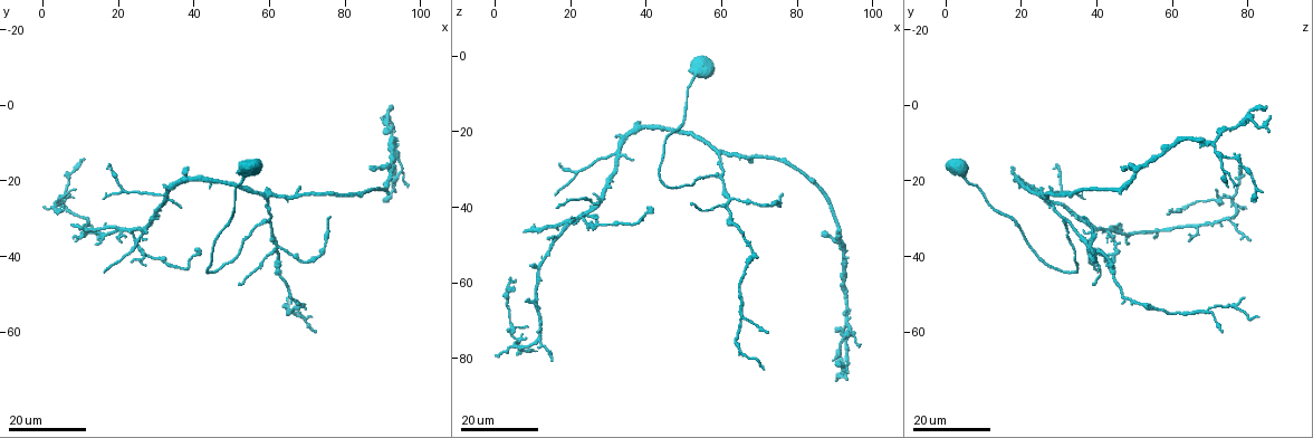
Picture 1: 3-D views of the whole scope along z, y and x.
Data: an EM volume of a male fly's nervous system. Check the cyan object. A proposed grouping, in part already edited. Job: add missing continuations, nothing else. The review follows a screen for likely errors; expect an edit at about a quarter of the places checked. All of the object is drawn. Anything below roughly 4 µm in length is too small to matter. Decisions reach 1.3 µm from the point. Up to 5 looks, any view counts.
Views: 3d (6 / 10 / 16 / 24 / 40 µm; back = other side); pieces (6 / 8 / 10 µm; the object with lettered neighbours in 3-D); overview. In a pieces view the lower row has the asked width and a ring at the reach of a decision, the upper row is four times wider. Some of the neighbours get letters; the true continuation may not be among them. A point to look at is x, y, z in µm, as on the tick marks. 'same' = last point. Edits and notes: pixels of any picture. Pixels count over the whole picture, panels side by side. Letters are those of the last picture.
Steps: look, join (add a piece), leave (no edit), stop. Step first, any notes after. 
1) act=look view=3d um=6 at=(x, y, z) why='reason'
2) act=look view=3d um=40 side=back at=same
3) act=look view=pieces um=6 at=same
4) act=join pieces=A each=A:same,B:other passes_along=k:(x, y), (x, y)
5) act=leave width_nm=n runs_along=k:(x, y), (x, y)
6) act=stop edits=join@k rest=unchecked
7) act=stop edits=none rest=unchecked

act=look view=3d um=24 at=(13.5, 37.0, 48.0)

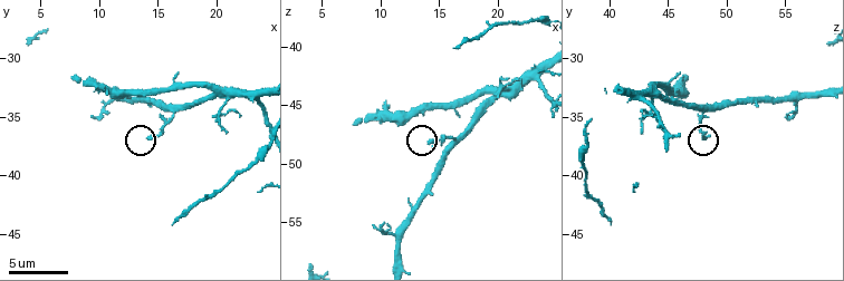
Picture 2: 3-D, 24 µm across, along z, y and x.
act=look view=pieces um=8 at=(14.4, 37.0, 48.4)

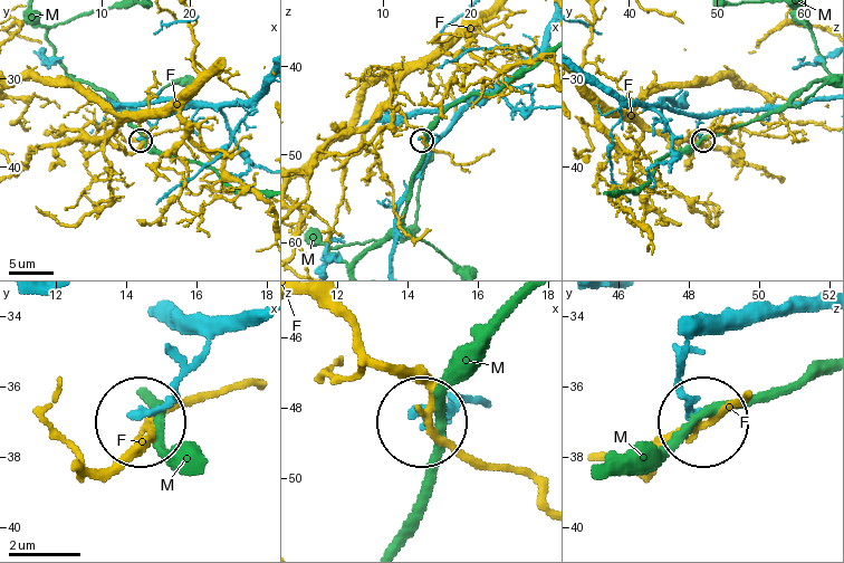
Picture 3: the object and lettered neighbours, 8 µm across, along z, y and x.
act=leave width_nm=210 each=F:other,M:other found='none of them fits'

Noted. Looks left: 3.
act=look view=pieces um=6 at=(7.8, 31.6, 46.4) why='an open end'

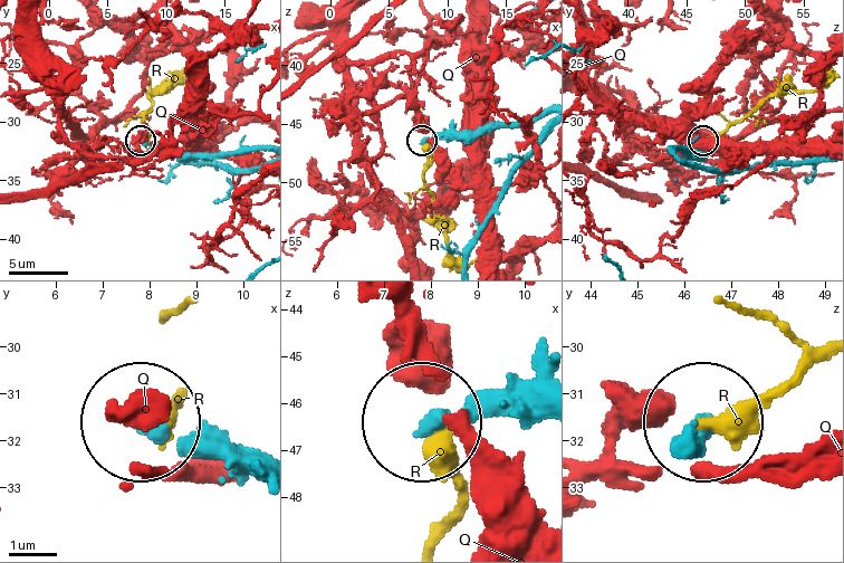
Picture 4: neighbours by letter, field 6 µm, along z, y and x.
act=leave each=Q:other,R:other runs_along=4:(542, 383), (425, 414) found='no lettered piece goes on from it'

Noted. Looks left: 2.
act=look view=3d um=16 at=(93.5, 6.5, 85.5) why='free end'

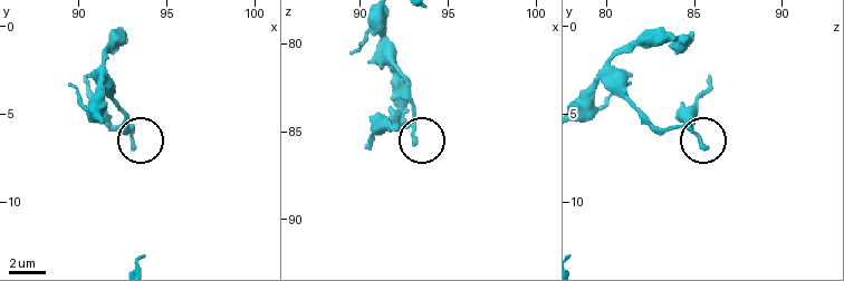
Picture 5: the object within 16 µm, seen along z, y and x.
act=look view=pieces um=10 at=(93.0, 6.9, 85.5)

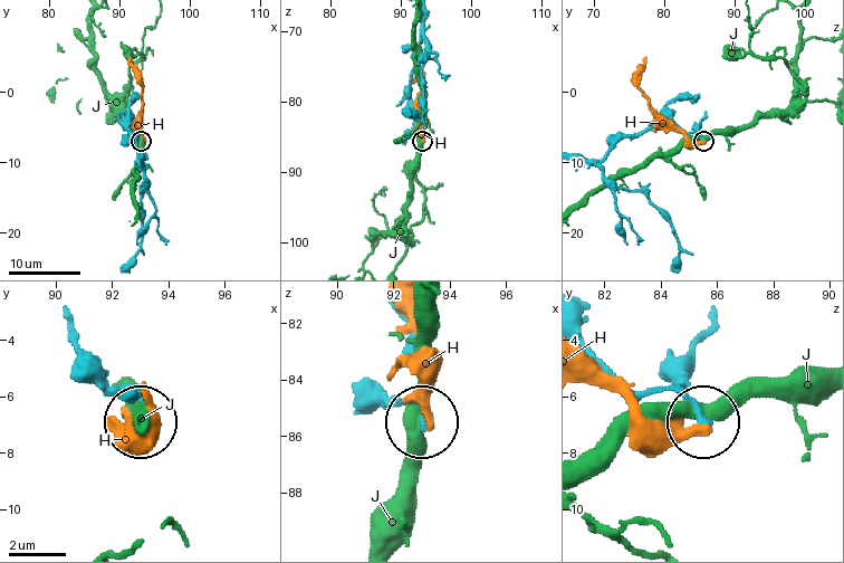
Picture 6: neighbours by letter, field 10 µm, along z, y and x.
act=leave each=H:other,J:other found='none of them fits'

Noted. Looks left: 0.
act=stop edits=none rest=unchecked

